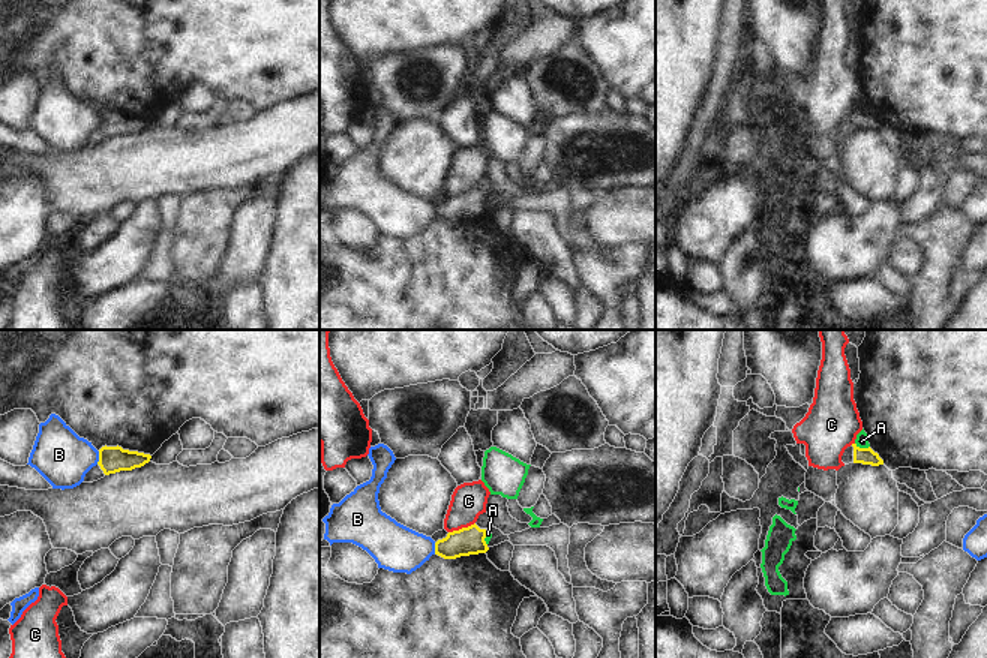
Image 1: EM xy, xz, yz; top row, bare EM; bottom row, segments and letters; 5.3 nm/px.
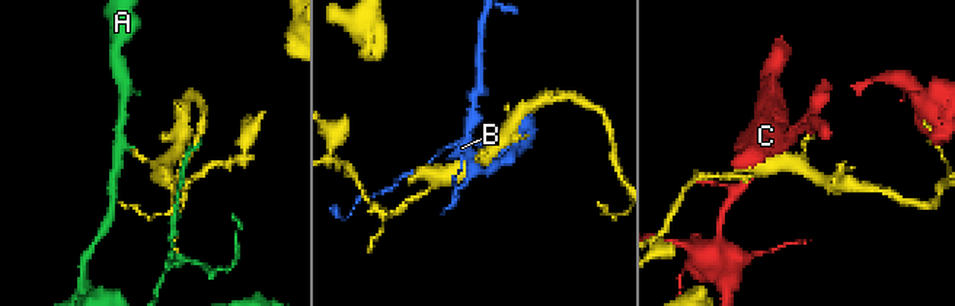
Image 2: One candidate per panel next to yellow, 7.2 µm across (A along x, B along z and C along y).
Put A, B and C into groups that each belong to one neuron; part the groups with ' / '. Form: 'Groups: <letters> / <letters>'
Groups: A / B / C.

